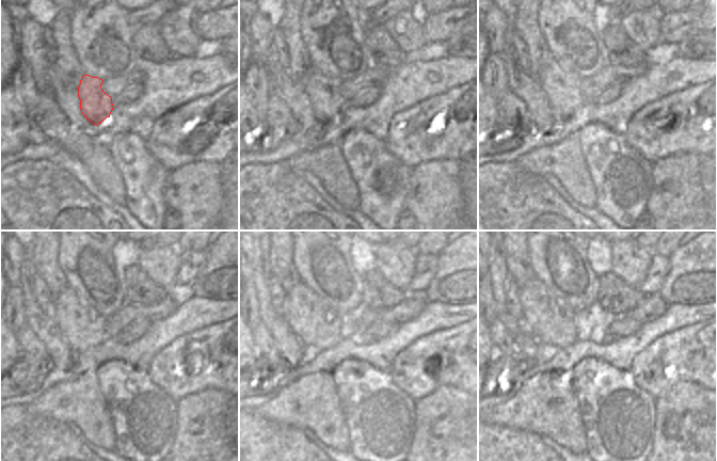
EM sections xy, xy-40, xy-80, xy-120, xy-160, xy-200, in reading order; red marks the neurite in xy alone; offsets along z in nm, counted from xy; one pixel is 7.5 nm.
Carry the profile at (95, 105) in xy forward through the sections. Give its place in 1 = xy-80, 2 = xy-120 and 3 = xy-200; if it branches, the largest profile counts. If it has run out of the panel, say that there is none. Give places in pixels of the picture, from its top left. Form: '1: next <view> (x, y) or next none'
1: next xy-80 (561, 86)
2: next xy-120 (82, 327)
3: next xy-200 (550, 317)

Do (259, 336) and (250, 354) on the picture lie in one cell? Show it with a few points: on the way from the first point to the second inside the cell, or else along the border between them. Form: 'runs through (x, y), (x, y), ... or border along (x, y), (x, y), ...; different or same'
border along (250, 327), (257, 355); different

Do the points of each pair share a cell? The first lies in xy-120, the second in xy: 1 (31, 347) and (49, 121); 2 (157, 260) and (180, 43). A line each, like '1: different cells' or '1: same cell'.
1: same cell
2: same cell

